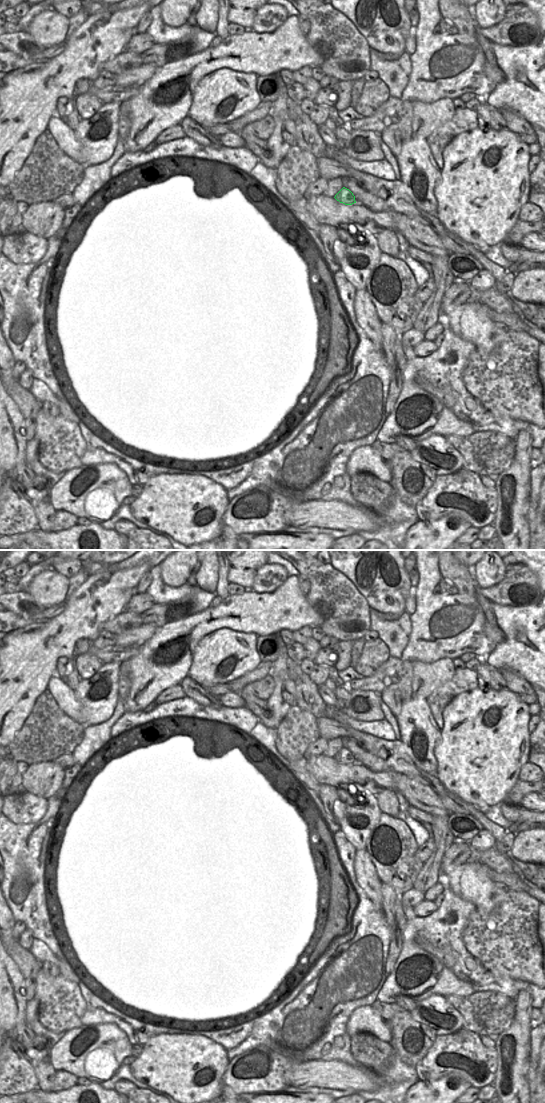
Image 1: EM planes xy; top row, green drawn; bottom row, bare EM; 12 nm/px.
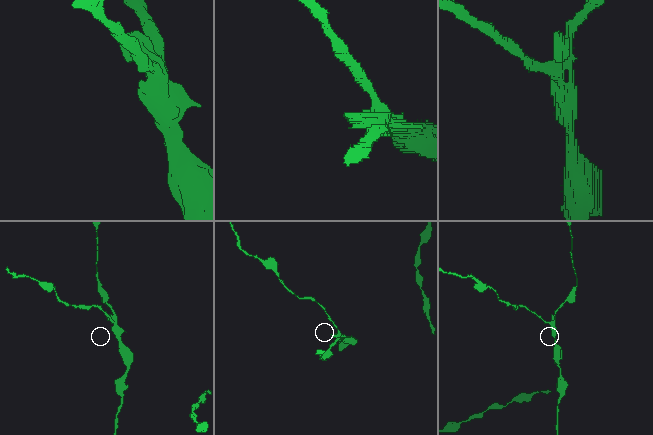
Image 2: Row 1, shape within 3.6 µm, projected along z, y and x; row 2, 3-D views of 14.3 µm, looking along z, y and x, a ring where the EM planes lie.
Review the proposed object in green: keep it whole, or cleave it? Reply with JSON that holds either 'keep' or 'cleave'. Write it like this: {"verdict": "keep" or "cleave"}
{"verdict": "cleave"}

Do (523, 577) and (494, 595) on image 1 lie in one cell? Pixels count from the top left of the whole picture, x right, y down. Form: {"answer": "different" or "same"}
{"answer": "same"}

